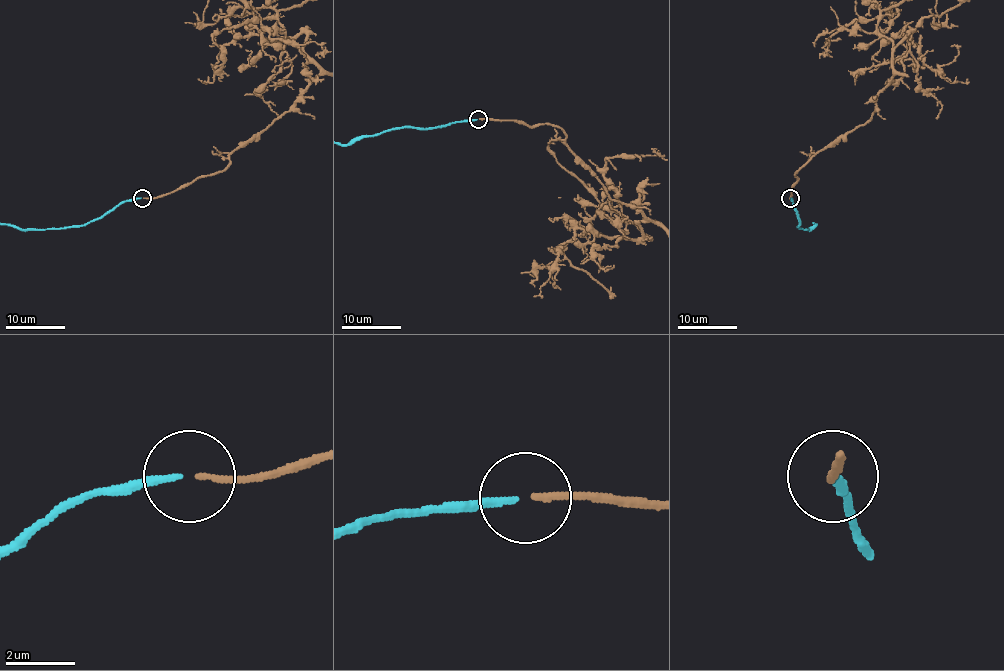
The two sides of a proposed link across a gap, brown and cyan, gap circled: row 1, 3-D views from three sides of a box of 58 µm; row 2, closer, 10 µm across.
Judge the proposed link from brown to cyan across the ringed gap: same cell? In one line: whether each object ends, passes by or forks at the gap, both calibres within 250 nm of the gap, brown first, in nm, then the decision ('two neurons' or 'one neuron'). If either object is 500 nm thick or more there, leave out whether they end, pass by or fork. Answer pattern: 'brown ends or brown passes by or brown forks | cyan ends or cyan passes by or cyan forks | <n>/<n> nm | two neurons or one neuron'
brown ends | cyan ends | 190/190 nm | one neuron

